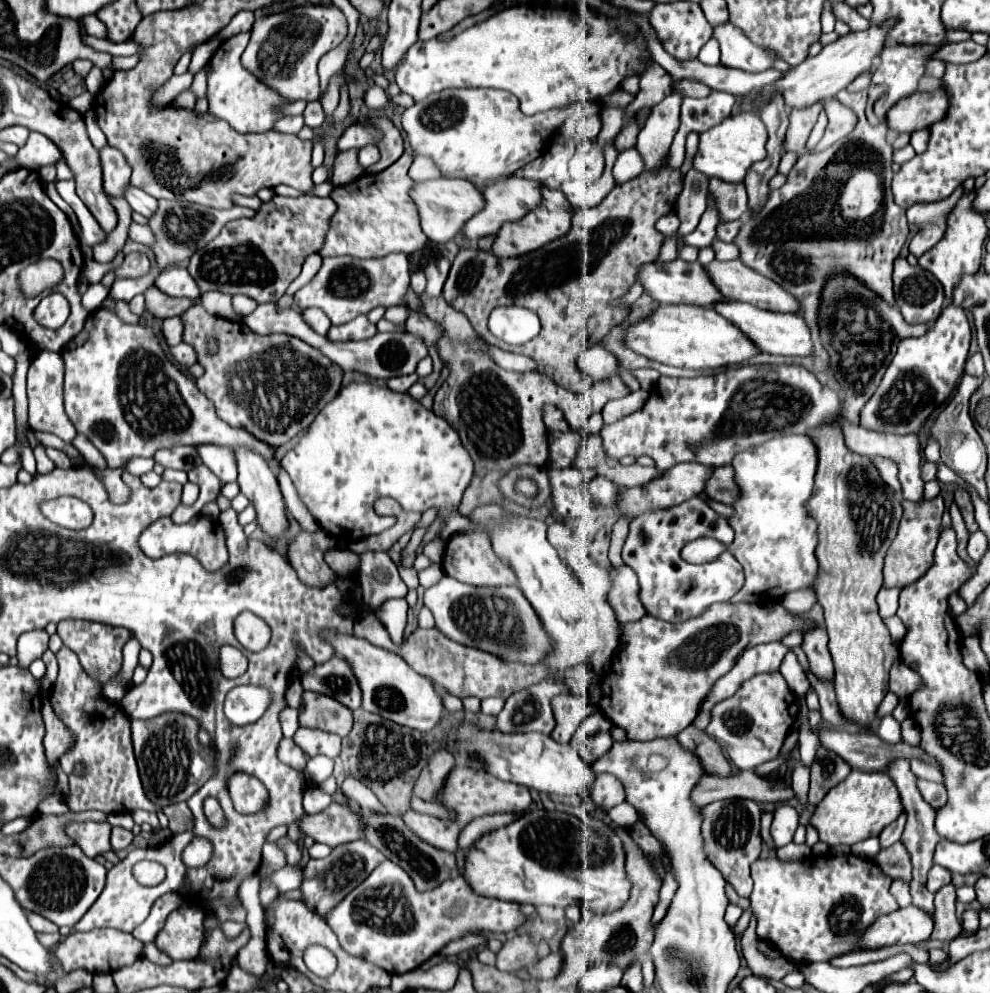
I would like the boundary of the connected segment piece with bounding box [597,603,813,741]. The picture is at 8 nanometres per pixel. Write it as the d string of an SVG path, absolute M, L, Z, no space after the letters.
M719 603L709 607L703 615L693 617L685 623L667 623L663 619L645 615L641 621L631 625L621 625L621 641L623 649L617 655L617 661L613 663L613 669L609 671L611 679L605 679L601 685L601 695L597 699L599 711L607 715L607 719L613 725L619 725L627 731L629 739L637 741L651 741L657 737L675 737L679 735L687 725L693 723L693 719L699 713L701 701L711 693L717 679L721 679L741 657L741 653L749 647L779 641L785 633L799 629L807 631L813 625L807 621L801 621L799 617L793 617L787 609L783 609L779 603L773 605L761 605L761 603Z

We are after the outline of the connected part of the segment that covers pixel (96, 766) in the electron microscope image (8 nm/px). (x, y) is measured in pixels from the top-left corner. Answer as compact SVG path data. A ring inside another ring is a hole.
M61 647L57 653L59 659L59 677L51 689L51 705L55 715L63 721L63 725L71 731L73 743L67 753L61 755L61 767L69 777L69 809L71 811L87 811L99 809L103 813L127 813L135 809L145 811L161 811L155 803L151 803L143 791L133 745L131 745L131 729L129 717L123 711L101 697L101 687L85 675L77 655L69 647ZM75 765L83 765L83 775L75 773Z

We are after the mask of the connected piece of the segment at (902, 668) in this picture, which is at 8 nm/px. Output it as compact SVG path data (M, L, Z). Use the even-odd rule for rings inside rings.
M895 661L891 667L891 675L889 675L889 689L893 693L899 695L901 701L907 701L917 689L923 687L923 681L917 677L917 673L907 667L903 661Z

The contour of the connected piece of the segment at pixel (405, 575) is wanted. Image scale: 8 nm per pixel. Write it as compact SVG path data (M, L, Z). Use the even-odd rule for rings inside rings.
M397 565L399 567L399 575L401 575L401 579L405 581L405 585L407 587L411 587L411 589L415 589L419 583L417 583L417 571L415 569L407 569L405 565Z

